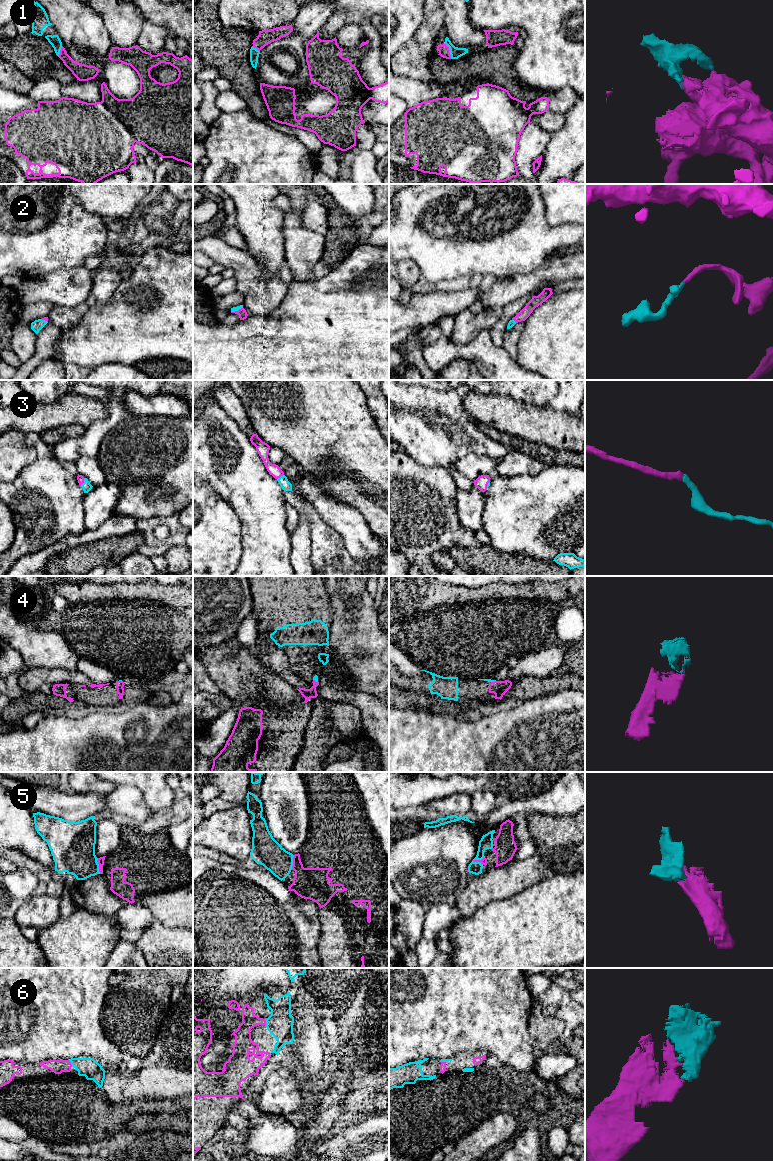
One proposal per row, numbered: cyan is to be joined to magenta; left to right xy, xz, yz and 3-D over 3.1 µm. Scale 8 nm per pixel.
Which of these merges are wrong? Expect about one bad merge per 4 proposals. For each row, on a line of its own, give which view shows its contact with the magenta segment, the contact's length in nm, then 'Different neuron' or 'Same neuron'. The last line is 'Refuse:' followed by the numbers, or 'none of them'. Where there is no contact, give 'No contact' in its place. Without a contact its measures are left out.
1: Touches magenta in yz. Shared border 140 nm. Same neuron
2: Touches magenta in xz. Shared border 100 nm. Same neuron
3: Touches magenta in xy. Shared border 100 nm. Same neuron
4: Touches magenta in xz. Shared border 50 nm. Same neuron
5: Touches magenta in xy. Shared border 130 nm. Same neuron
6: Touches magenta in xy. Shared border 60 nm. Same neuron
Refuse: none of them

